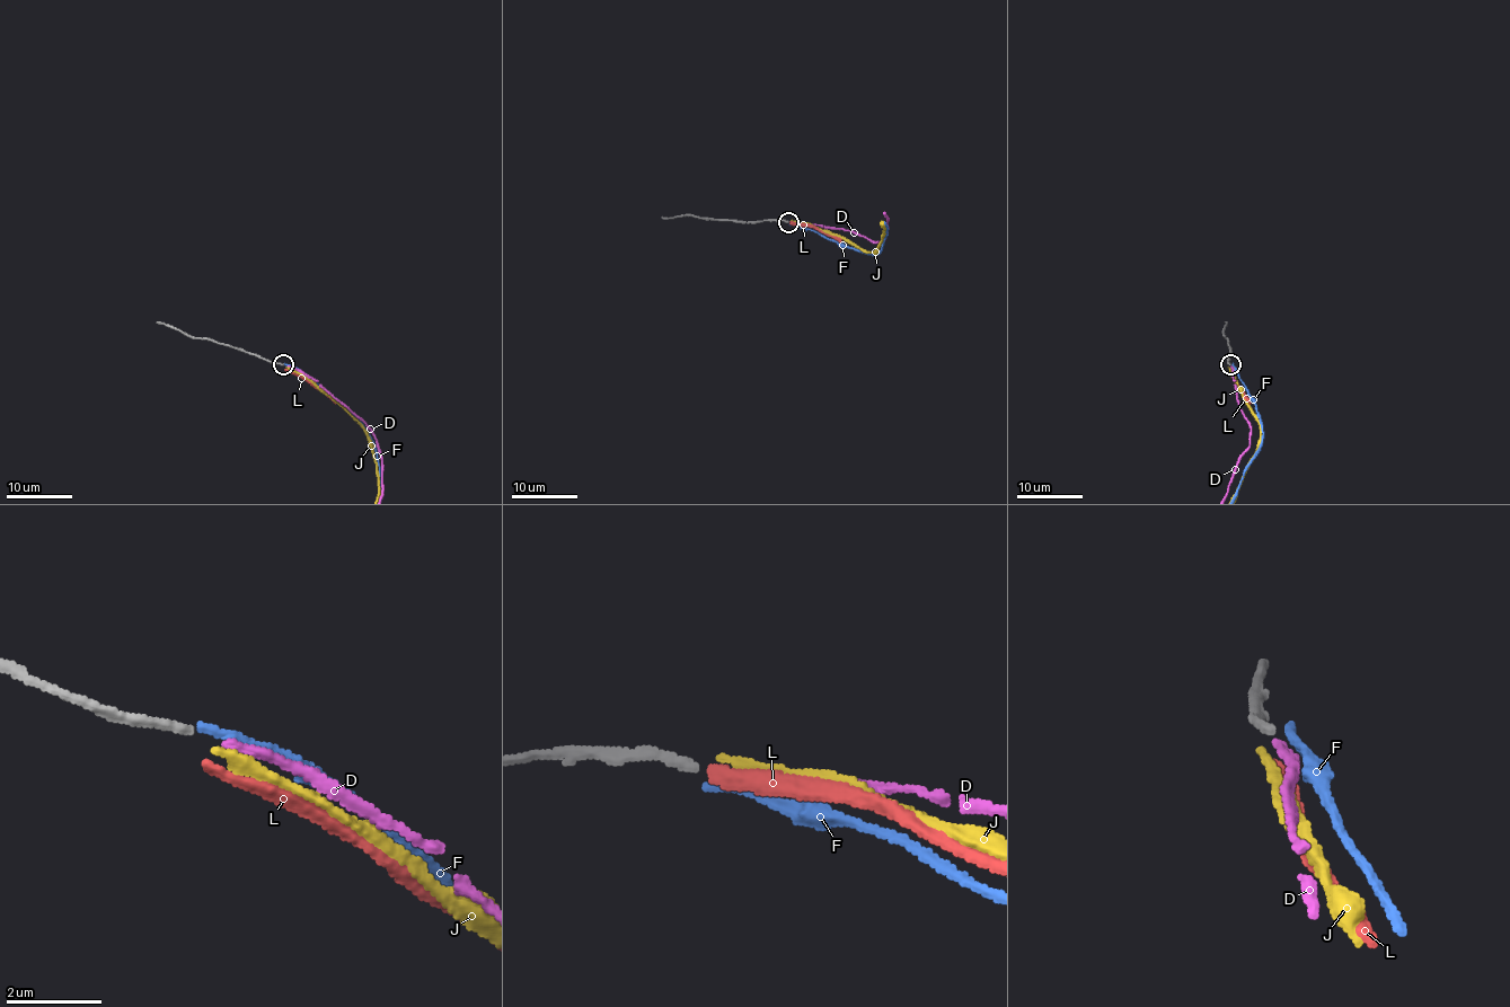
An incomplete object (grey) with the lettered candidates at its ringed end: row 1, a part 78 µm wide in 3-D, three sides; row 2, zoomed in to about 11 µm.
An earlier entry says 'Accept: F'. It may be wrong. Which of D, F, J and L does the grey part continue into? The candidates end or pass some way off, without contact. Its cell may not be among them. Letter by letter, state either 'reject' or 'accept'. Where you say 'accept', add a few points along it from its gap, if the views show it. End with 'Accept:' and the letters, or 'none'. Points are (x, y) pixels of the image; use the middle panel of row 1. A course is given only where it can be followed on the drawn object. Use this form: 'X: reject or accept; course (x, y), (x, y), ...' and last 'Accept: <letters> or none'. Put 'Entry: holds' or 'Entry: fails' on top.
Entry: fails
D: accept
F: reject
J: reject
L: reject
Accept: D

